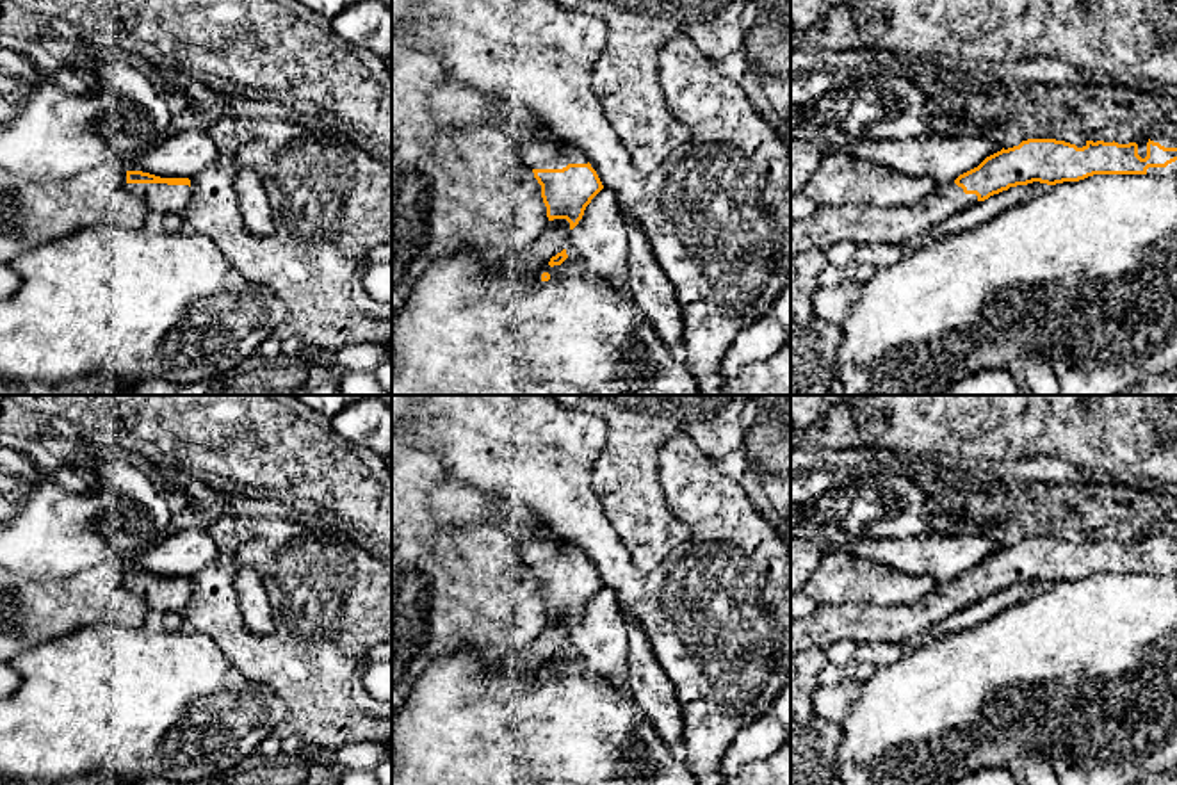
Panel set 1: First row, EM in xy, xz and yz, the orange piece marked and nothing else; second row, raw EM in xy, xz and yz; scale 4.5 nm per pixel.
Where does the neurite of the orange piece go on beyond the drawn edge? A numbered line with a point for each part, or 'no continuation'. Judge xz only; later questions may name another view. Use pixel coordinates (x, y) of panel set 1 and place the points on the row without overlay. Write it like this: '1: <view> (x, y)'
1: xz (538, 552)

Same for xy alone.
1: xy (161, 597)

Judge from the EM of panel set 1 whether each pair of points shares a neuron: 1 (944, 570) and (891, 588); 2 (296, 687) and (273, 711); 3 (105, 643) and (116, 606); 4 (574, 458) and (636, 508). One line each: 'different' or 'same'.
1: different
2: different
3: different
4: different

